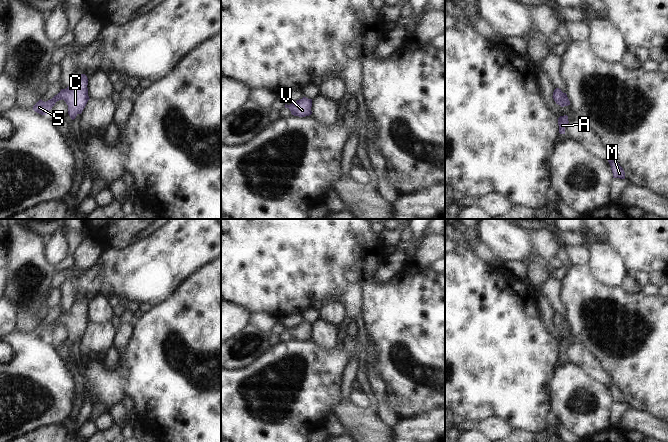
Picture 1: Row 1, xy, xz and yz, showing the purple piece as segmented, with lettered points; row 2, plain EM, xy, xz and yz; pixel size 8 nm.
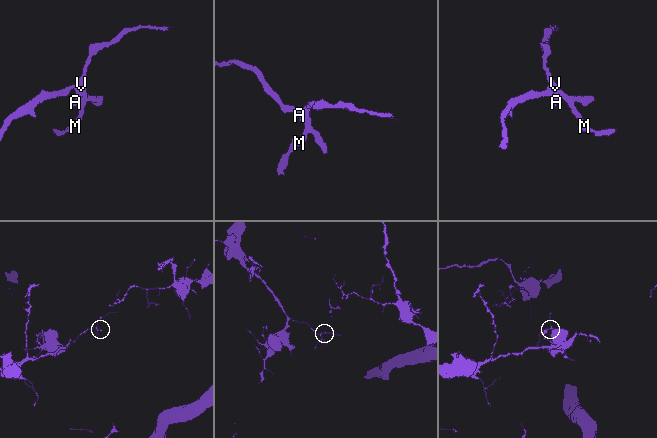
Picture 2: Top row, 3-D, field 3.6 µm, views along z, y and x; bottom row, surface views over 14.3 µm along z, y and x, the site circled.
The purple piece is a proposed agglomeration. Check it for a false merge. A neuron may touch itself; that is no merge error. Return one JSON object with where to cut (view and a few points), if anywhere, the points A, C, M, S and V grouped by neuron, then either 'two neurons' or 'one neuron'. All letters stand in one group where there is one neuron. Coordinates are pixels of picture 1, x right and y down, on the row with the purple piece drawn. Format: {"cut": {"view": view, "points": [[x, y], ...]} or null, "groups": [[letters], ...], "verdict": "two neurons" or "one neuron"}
{"cut": null, "groups": [["A", "C", "M", "S", "V"]], "verdict": "one neuron"}

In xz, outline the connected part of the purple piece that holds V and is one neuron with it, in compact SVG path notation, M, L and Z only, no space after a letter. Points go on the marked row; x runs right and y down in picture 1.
M303 97L302 99L297 100L296 102L287 105L285 108L288 108L291 111L291 114L294 116L305 117L312 114L312 99Z

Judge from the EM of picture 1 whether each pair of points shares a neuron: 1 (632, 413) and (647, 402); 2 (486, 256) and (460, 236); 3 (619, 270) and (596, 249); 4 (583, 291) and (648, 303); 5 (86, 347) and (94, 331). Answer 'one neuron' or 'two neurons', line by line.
1: two neurons
2: one neuron
3: one neuron
4: one neuron
5: one neuron

